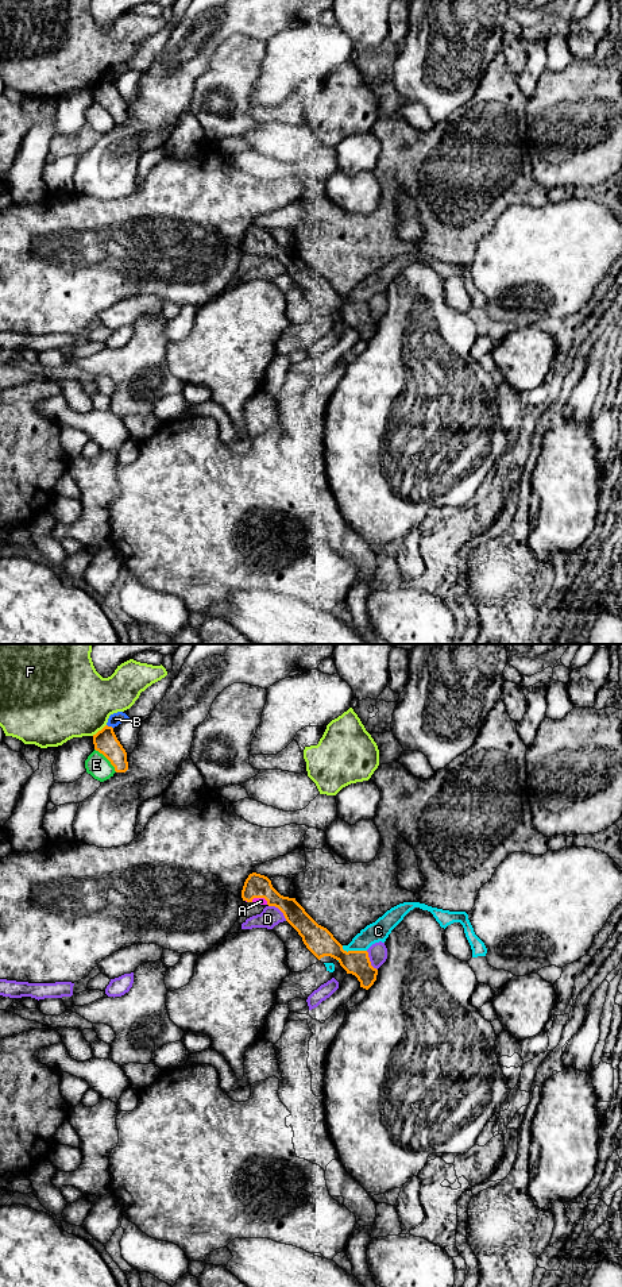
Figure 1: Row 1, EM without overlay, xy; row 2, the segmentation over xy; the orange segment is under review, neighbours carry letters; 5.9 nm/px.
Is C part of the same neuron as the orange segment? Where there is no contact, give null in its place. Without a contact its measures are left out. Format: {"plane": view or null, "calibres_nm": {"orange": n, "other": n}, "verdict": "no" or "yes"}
{"plane": "xy", "calibres_nm": {"orange": 170, "other": 120}, "verdict": "no"}

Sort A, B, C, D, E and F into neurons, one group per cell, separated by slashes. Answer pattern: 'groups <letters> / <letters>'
groups A / B / C / D / E / F

